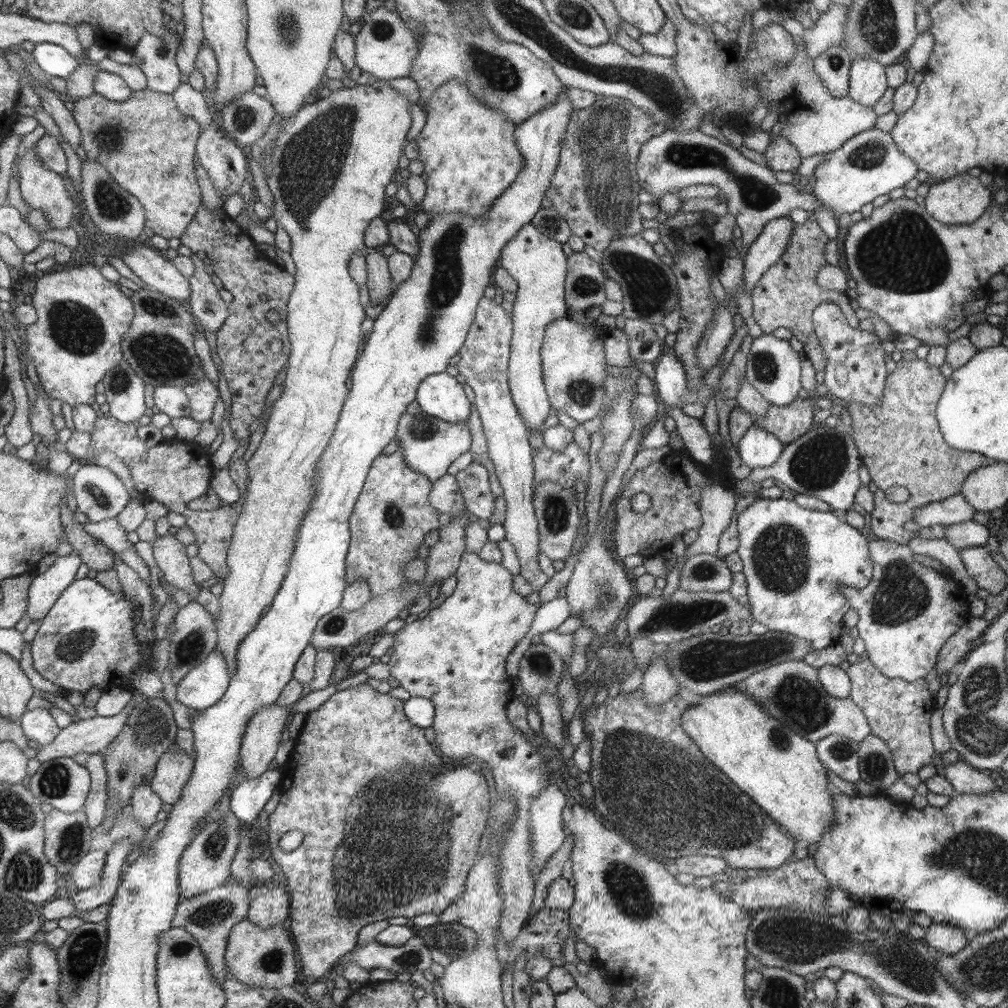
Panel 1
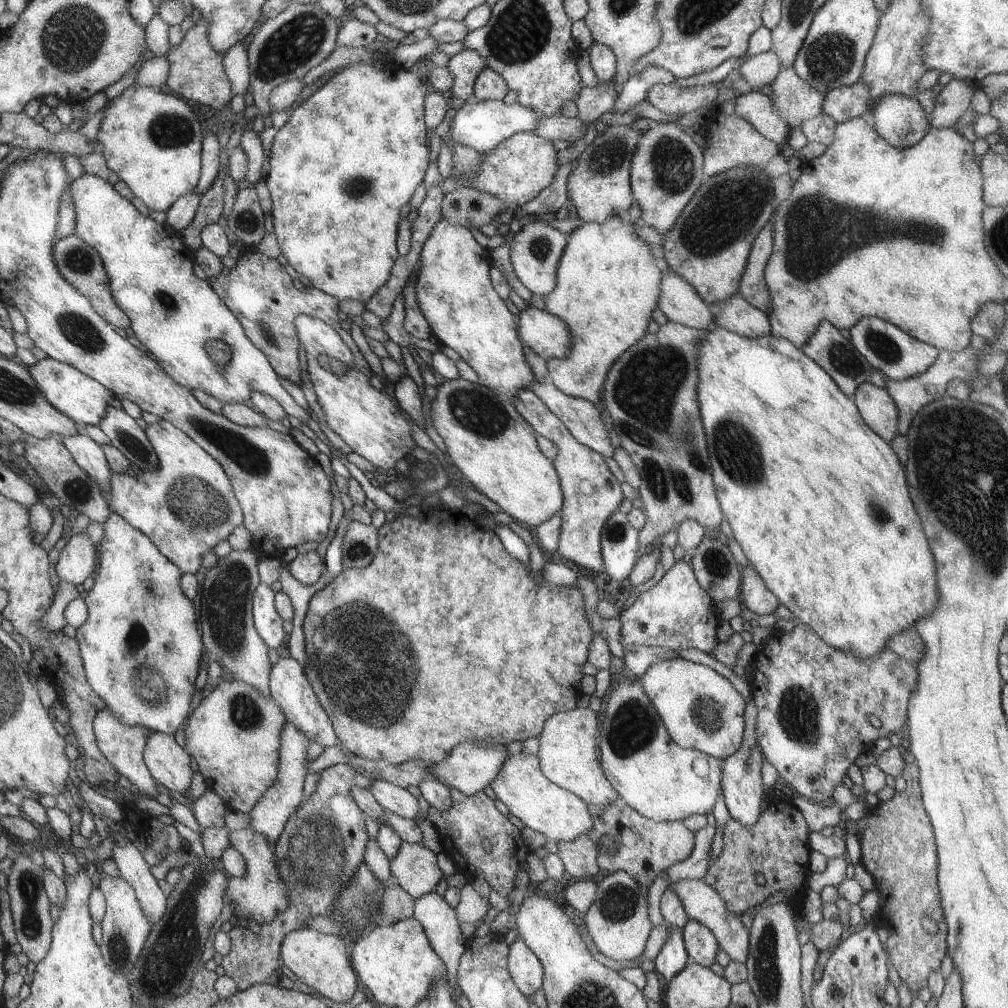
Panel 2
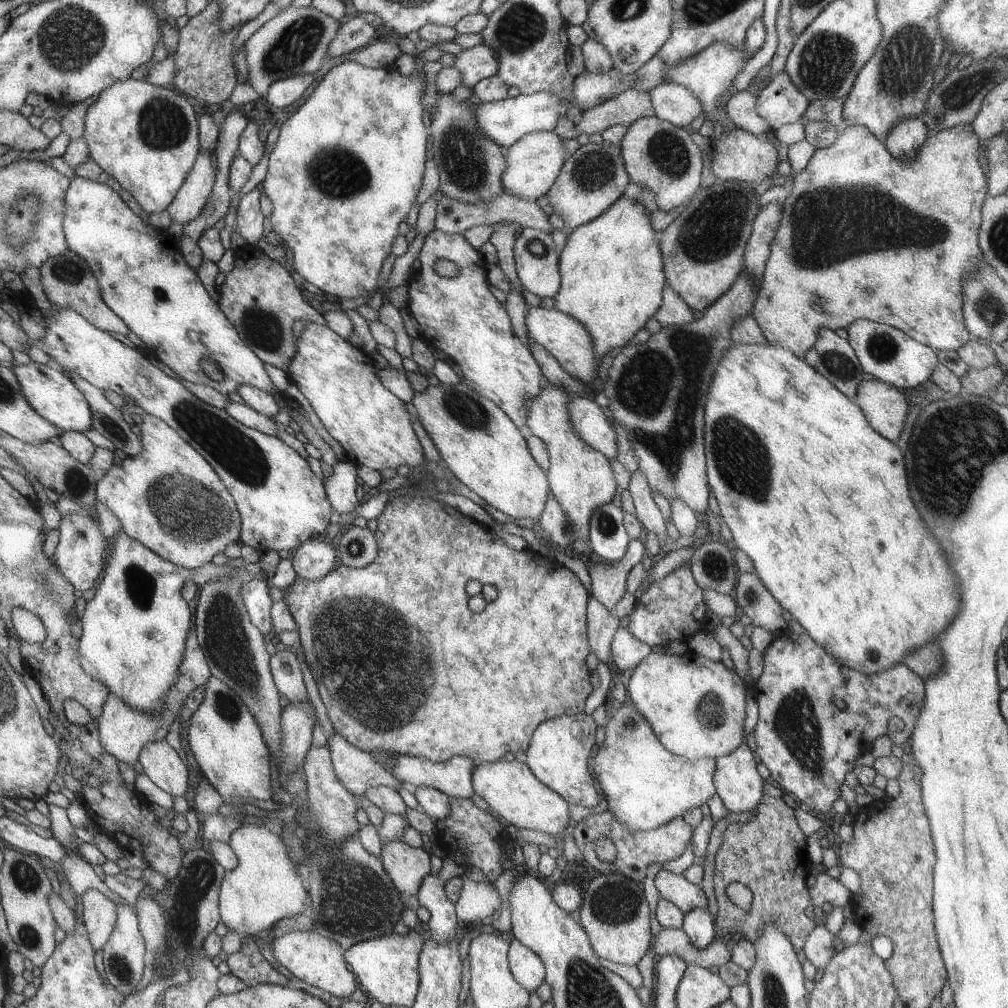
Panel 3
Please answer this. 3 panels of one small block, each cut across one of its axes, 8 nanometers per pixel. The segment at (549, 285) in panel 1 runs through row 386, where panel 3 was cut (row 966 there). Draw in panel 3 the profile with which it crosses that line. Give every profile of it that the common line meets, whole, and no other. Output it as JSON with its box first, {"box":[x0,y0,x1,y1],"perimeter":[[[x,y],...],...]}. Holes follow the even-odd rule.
{"box":[510,939,546,992],"perimeter":[[[514,939],[510,946],[512,976],[528,992],[536,991],[546,980],[546,964],[538,953],[528,948],[523,941]]]}

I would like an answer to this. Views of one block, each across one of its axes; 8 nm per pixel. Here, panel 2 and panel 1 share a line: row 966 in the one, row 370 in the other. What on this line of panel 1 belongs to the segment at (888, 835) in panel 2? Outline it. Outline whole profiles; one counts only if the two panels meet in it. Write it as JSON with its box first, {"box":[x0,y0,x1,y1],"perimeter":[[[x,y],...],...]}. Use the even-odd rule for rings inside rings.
{"box":[846,358,995,545],"perimeter":[[[919,358],[911,361],[902,359],[897,362],[896,369],[888,375],[883,400],[877,406],[864,406],[859,402],[851,402],[846,408],[851,422],[849,431],[856,438],[856,446],[859,446],[860,458],[863,458],[867,478],[878,487],[874,496],[874,511],[870,516],[870,532],[873,538],[908,545],[917,534],[906,531],[904,525],[910,521],[915,522],[916,509],[958,495],[972,472],[995,463],[983,454],[950,448],[942,440],[938,420],[936,420],[938,418],[936,409],[946,386],[947,379],[938,366],[932,366],[930,362]],[[895,486],[906,488],[910,492],[910,498],[906,502],[895,504],[886,498],[886,490]]]}

